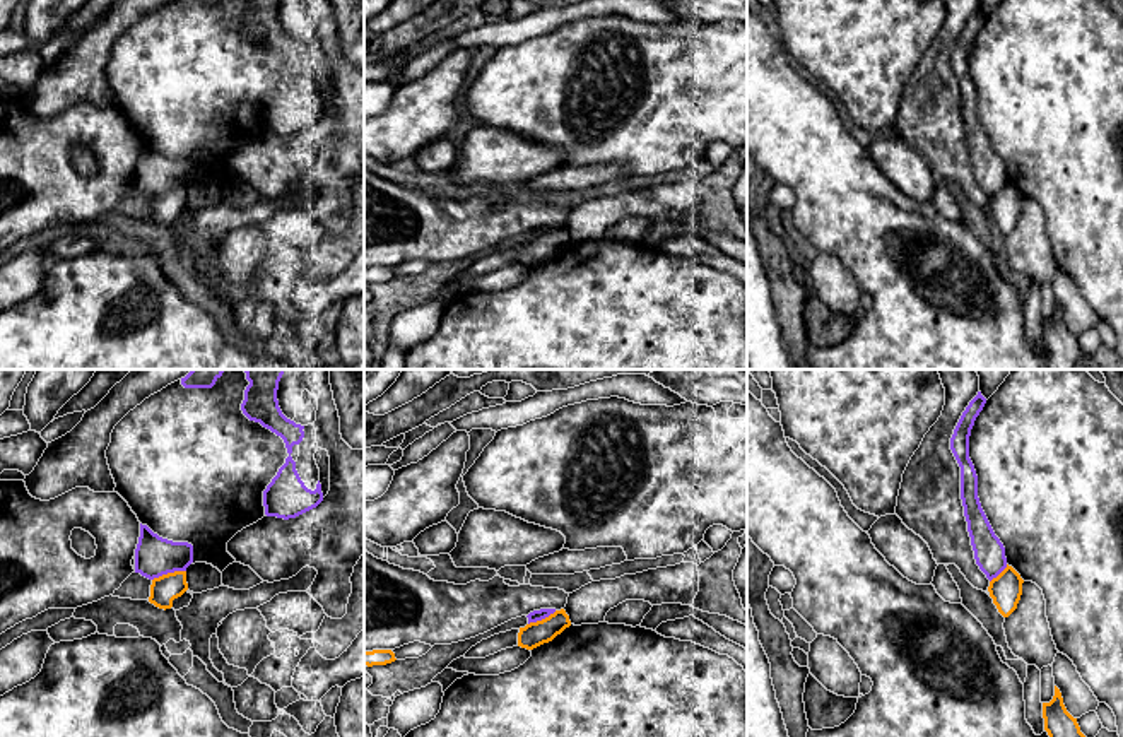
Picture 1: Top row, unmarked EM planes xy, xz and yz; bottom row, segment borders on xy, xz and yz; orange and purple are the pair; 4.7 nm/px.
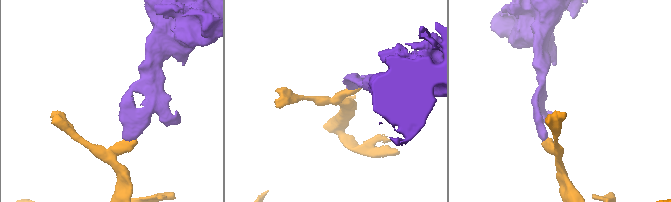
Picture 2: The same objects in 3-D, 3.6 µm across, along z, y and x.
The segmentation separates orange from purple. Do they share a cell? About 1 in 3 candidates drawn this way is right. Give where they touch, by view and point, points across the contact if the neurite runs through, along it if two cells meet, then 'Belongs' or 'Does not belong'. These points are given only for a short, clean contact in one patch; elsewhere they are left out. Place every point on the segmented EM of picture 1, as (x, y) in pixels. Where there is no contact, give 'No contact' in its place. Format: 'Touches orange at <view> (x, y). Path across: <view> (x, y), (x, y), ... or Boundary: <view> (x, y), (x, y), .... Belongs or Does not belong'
Touches orange at xy (168, 573). Boundary: xy (185, 570), (163, 573), (152, 580). Does not belong

